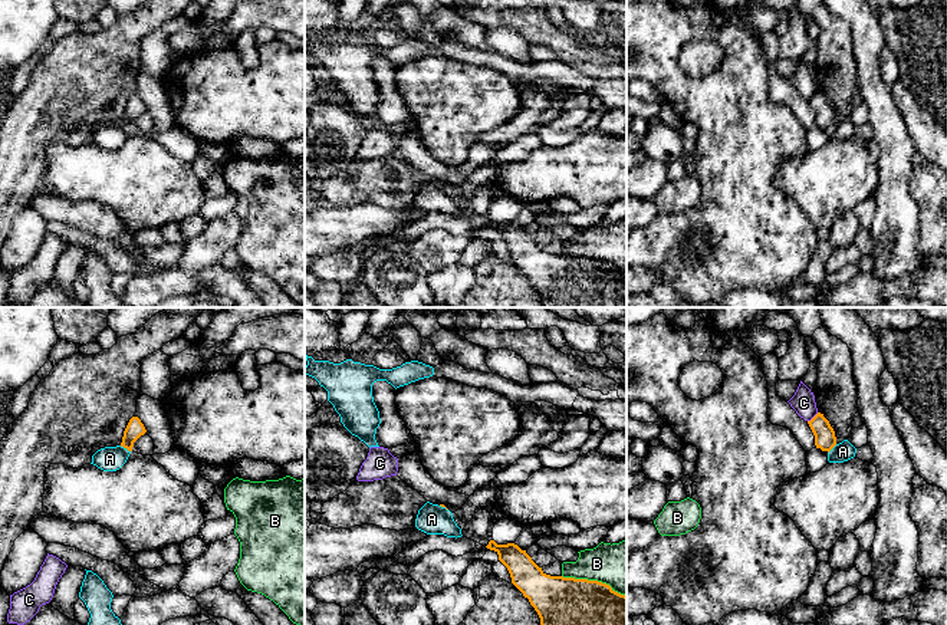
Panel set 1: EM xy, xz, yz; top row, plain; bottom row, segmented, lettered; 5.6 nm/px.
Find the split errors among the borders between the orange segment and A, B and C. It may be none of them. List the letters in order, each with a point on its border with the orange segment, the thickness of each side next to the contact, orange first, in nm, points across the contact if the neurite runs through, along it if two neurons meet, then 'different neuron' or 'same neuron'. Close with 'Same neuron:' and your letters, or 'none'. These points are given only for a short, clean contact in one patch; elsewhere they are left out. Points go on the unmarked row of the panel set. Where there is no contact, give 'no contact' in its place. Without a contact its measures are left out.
A: meets orange in xy at (125, 125); 100 nm thick on the orange side, 140 nm on the other; border along xy (119, 124), (130, 130); different neuron
B: meets orange in xz at (594, 259); 480 nm thick on the orange side, 280 nm on the other; different neuron
C: meets orange in yz at (814, 95); 120 nm thick on the orange side, 130 nm on the other; border along yz (818, 91), (808, 99); different neuron
Same neuron: none

